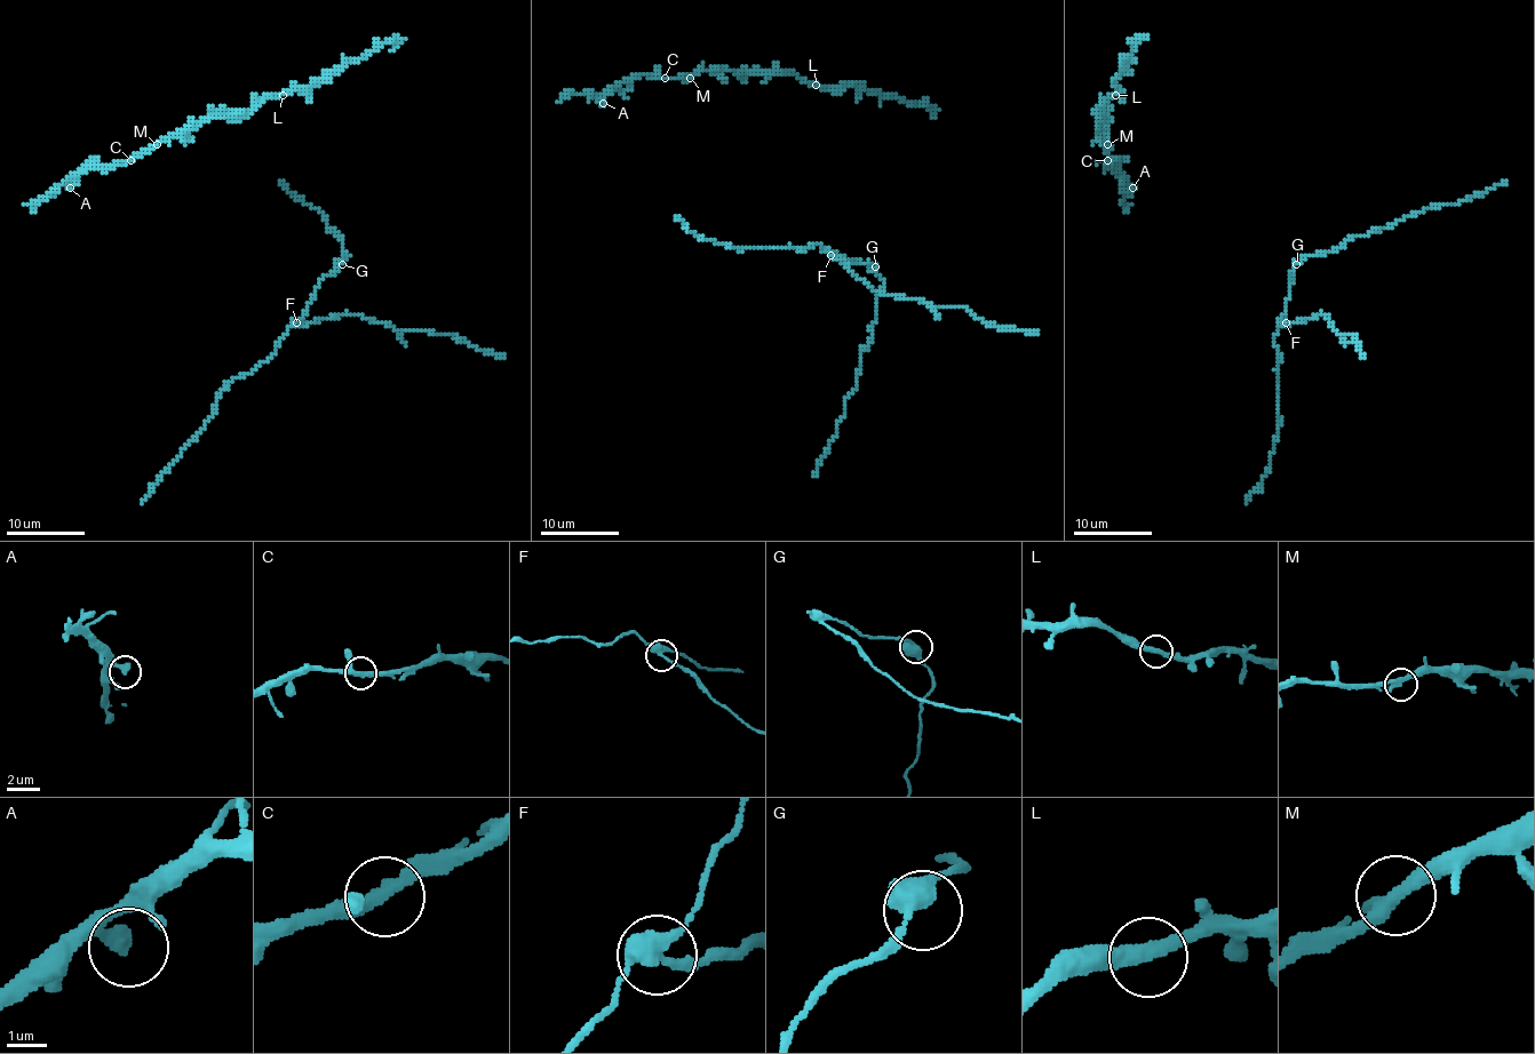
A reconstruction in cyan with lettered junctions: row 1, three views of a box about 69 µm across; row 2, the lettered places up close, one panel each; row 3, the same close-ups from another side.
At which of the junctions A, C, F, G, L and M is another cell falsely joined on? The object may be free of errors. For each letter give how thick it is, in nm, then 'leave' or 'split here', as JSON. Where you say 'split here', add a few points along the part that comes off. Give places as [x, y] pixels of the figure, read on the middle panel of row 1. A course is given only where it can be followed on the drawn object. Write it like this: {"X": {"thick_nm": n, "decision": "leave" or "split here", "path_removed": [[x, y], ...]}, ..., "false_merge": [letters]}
{"A": {"thick_nm": 400, "decision": "leave"}, "C": {"thick_nm": 280, "decision": "leave"}, "F": {"thick_nm": 360, "decision": "split here", "path_removed": [[829, 255], [883, 294], [922, 300], [935, 308], [965, 308], [987, 326], [1036, 333]]}, "G": {"thick_nm": 480, "decision": "leave"}, "L": {"thick_nm": 360, "decision": "leave"}, "M": {"thick_nm": 360, "decision": "leave"}, "false_merge": ["F"]}

